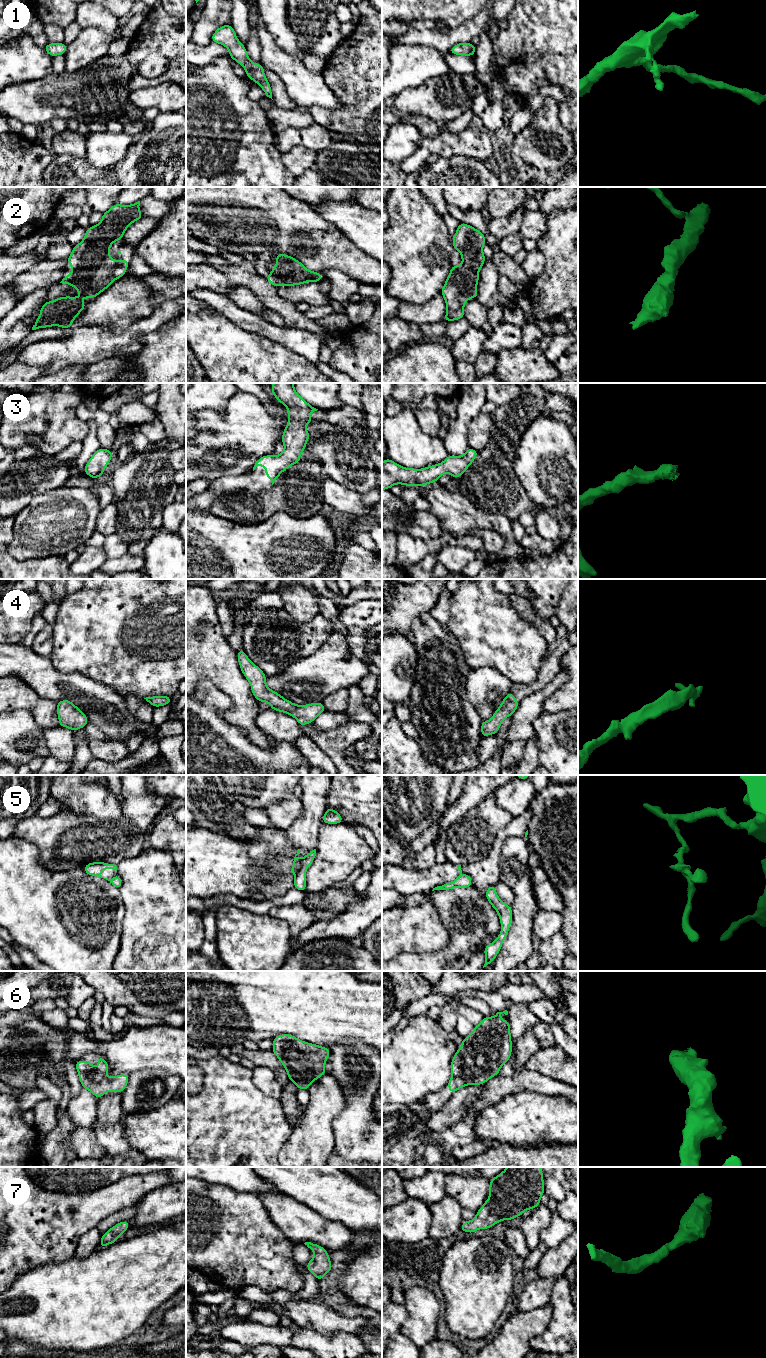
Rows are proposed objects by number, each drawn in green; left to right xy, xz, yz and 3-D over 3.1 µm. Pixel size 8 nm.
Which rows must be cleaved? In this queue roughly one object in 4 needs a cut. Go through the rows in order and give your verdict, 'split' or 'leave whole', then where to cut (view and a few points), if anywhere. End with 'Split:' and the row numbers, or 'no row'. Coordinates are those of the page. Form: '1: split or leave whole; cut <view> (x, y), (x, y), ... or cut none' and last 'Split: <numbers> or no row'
1: leave whole; cut none
2: leave whole; cut none
3: leave whole; cut none
4: leave whole; cut none
5: split; cut xz (304, 857), (302, 868), (296, 875)
6: leave whole; cut none
7: leave whole; cut none
Split: 5

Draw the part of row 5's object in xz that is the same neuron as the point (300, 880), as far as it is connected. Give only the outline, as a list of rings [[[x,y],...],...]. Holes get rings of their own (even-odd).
[[[316,849],[310,851],[303,859],[302,869],[294,878],[294,888],[299,891],[306,891],[306,870],[313,863],[316,856]]]

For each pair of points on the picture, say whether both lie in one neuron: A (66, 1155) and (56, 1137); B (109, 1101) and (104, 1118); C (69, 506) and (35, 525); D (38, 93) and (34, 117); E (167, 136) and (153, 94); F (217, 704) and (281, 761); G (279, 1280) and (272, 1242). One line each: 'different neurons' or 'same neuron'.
A: same neuron
B: same neuron
C: same neuron
D: same neuron
E: different neurons
F: same neuron
G: same neuron

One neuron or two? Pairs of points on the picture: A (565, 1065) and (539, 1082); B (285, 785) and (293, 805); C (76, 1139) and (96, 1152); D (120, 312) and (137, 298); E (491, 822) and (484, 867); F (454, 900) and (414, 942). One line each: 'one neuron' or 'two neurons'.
A: two neurons
B: two neurons
C: one neuron
D: one neuron
E: two neurons
F: two neurons

